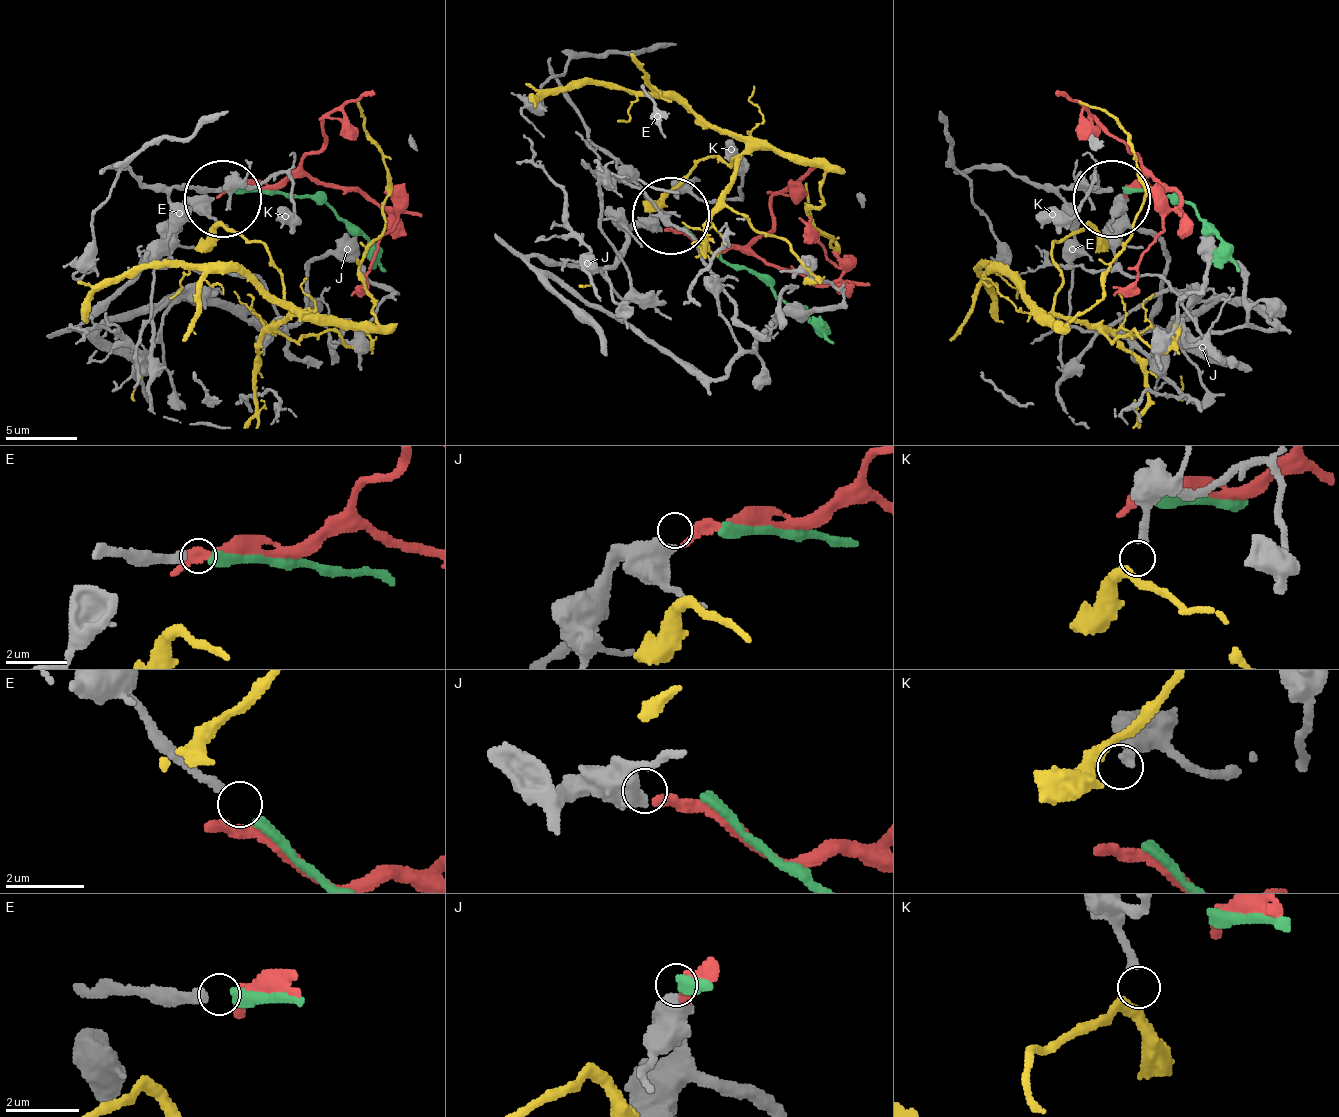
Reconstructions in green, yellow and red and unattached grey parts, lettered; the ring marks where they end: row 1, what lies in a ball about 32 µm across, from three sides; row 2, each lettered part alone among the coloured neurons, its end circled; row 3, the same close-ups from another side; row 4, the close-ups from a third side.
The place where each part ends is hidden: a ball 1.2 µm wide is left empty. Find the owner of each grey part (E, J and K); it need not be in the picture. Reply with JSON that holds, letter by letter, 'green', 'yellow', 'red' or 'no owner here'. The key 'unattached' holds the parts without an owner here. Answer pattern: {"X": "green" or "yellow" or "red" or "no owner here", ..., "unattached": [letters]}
{"E": "green", "J": "red", "K": "no owner here", "unattached": ["K"]}

